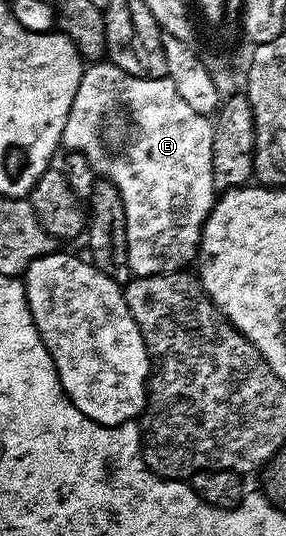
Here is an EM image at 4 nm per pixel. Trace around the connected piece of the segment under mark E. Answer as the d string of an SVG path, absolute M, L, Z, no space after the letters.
M111 62L89 63L81 74L62 144L65 149L84 155L97 177L109 180L118 190L126 210L126 242L133 276L178 272L197 259L200 235L214 203L212 125L209 117L187 104L174 82L167 78L138 78Z

